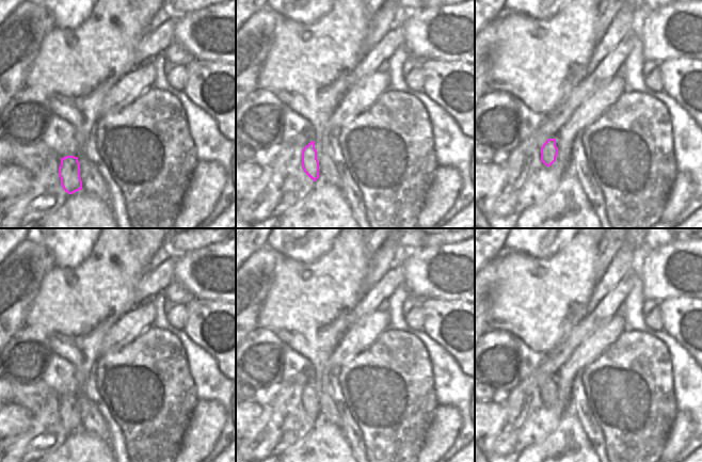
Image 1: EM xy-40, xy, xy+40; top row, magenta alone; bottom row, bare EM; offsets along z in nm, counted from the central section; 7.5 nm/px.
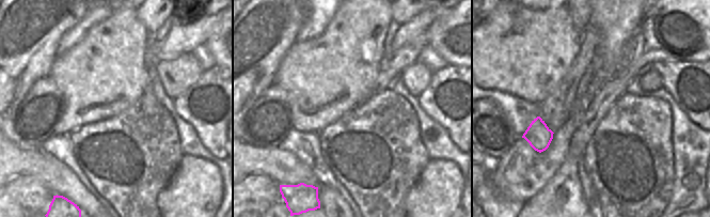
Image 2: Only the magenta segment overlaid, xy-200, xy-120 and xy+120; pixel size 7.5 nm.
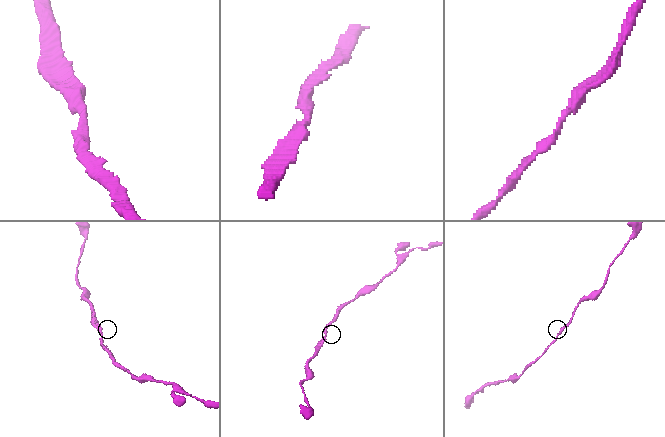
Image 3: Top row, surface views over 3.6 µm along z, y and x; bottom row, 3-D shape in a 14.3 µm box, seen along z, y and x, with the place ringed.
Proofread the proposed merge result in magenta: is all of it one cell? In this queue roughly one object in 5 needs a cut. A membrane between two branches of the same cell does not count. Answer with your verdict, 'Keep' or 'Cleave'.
Keep

